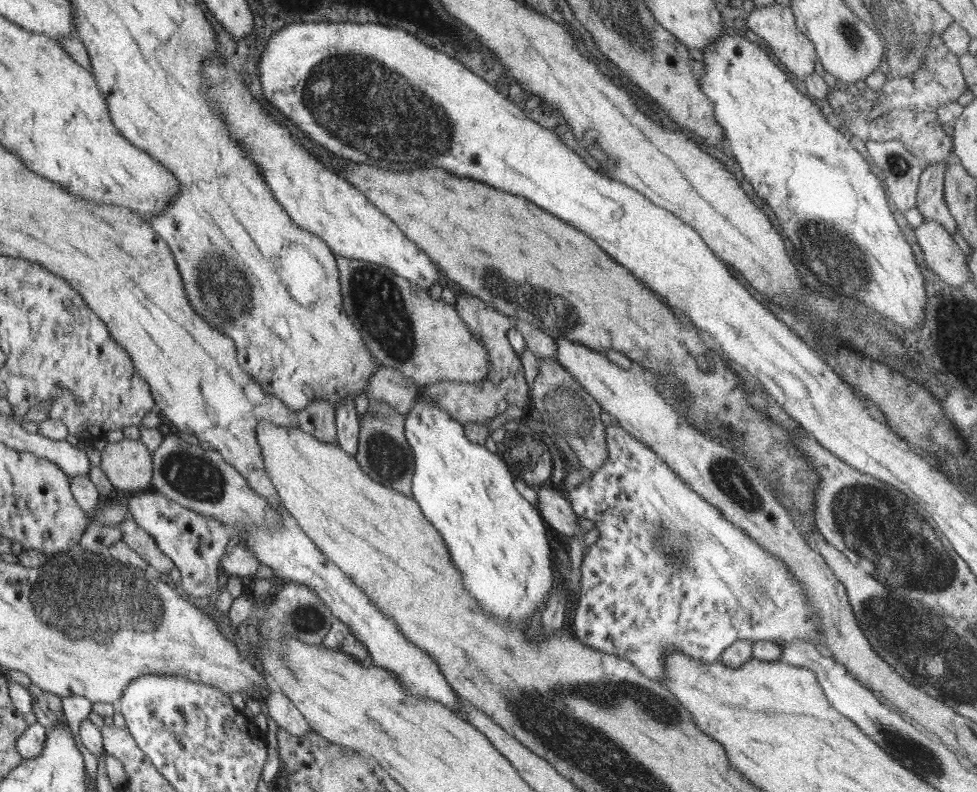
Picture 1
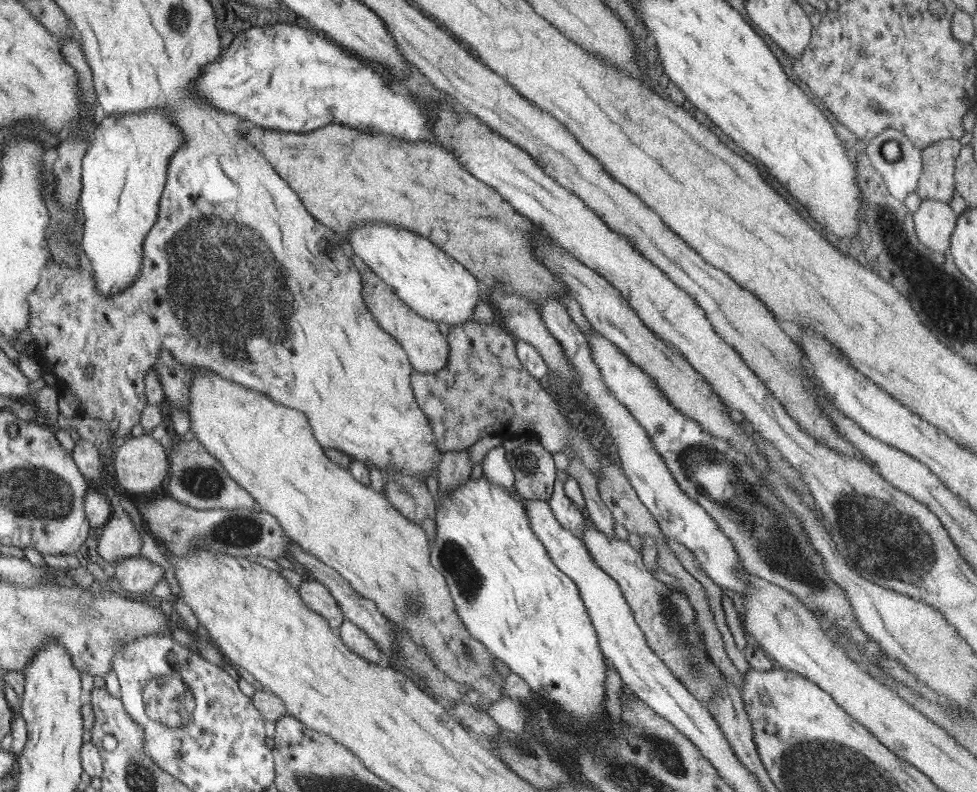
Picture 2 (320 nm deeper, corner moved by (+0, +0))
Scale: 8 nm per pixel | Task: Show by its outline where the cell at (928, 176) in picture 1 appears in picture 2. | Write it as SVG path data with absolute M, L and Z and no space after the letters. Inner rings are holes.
M946 139L932 143L921 151L923 169L916 193L922 200L950 202L956 190L955 162L961 149L959 139Z

